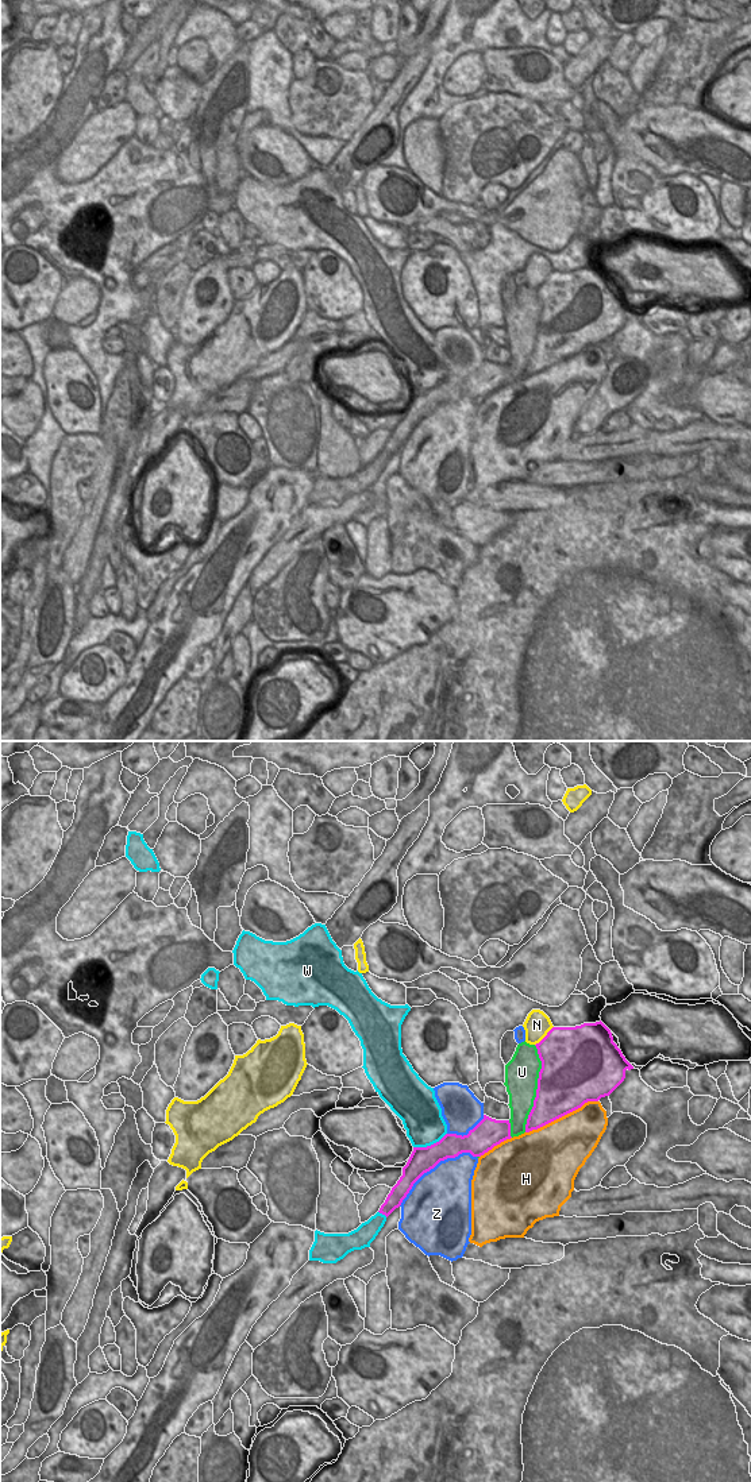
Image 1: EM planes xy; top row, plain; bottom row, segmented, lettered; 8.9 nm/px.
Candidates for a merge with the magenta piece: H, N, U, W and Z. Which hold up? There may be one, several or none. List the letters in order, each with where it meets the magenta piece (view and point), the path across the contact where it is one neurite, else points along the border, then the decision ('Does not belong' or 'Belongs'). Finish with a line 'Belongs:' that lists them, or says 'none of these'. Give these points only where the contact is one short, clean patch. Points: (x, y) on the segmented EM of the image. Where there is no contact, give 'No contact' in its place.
H: Touches magenta at xy (561, 1116). Does not belong
N: Touches magenta at xy (546, 1035). Does not belong
U: Touches magenta at xy (538, 1088). Does not belong
W: Touches magenta at xy (431, 1145). Does not belong
Z: Touches magenta at xy (434, 1166). Does not belong
Belongs: none of these.

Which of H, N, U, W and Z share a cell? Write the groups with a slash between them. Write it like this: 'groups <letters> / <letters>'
groups H / N / U / W / Z

